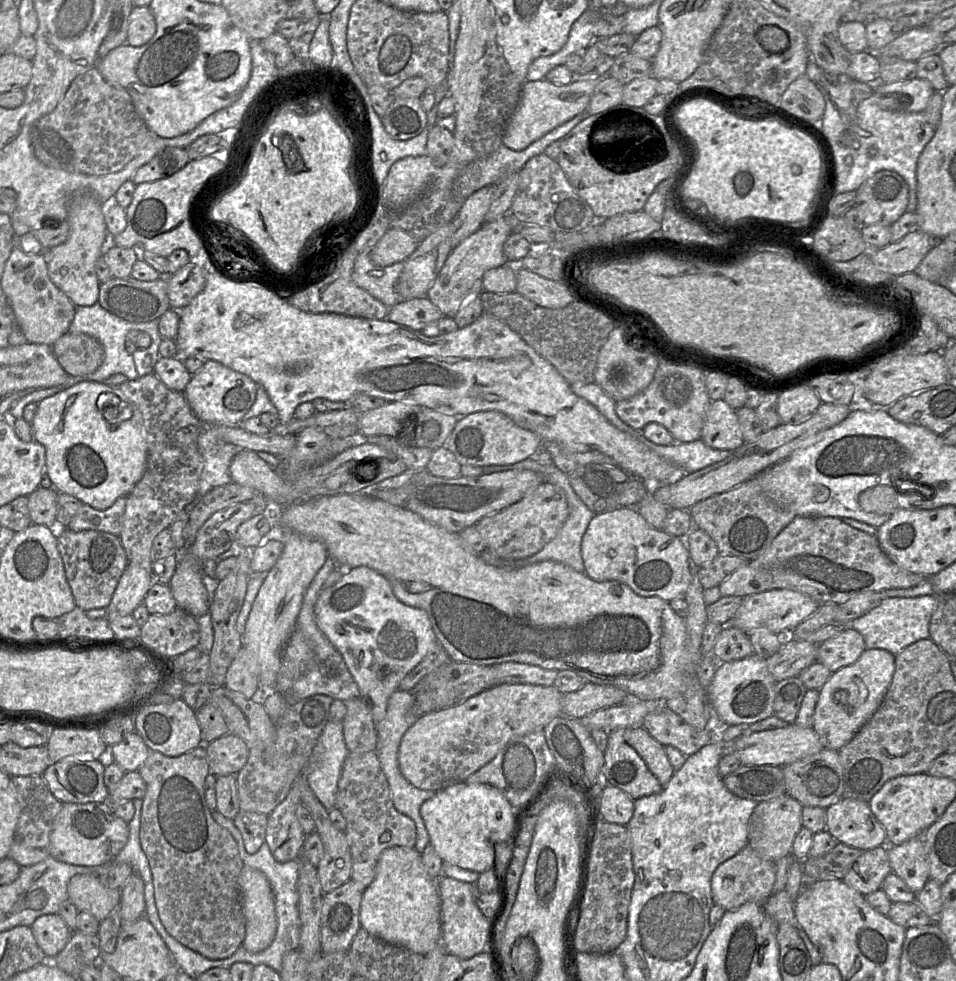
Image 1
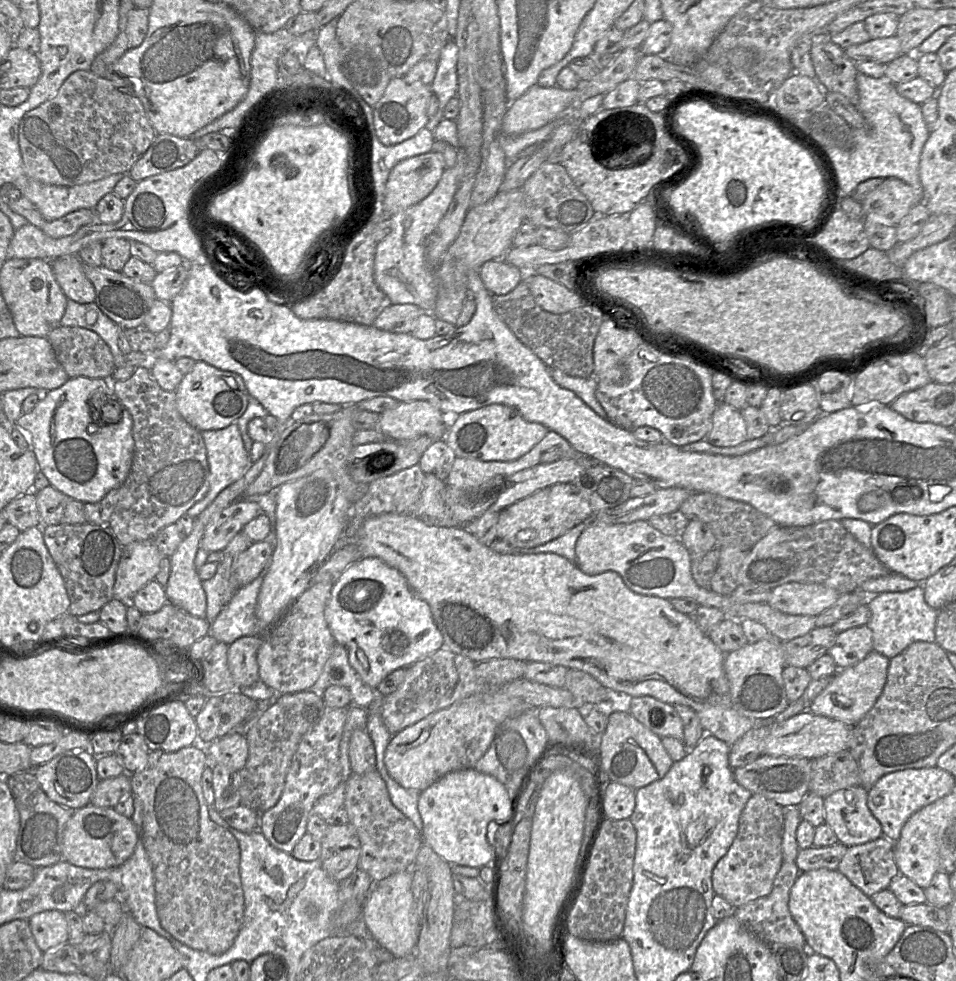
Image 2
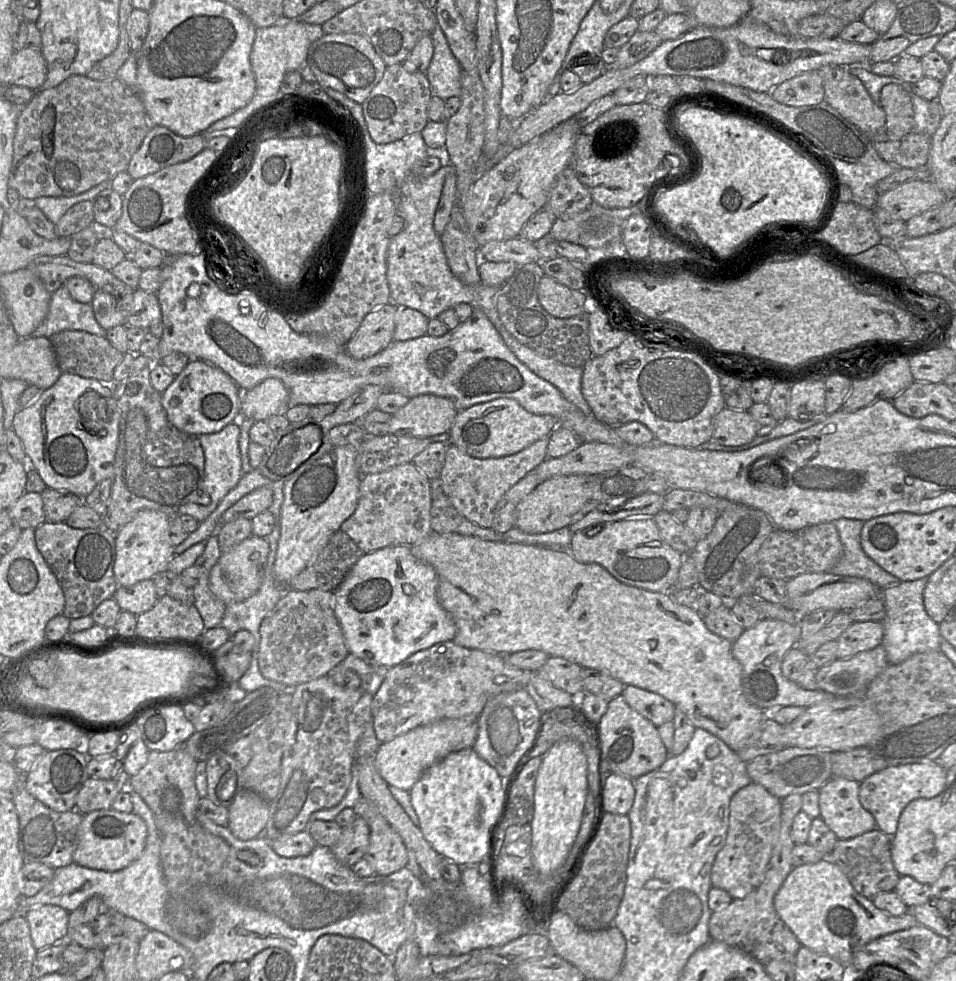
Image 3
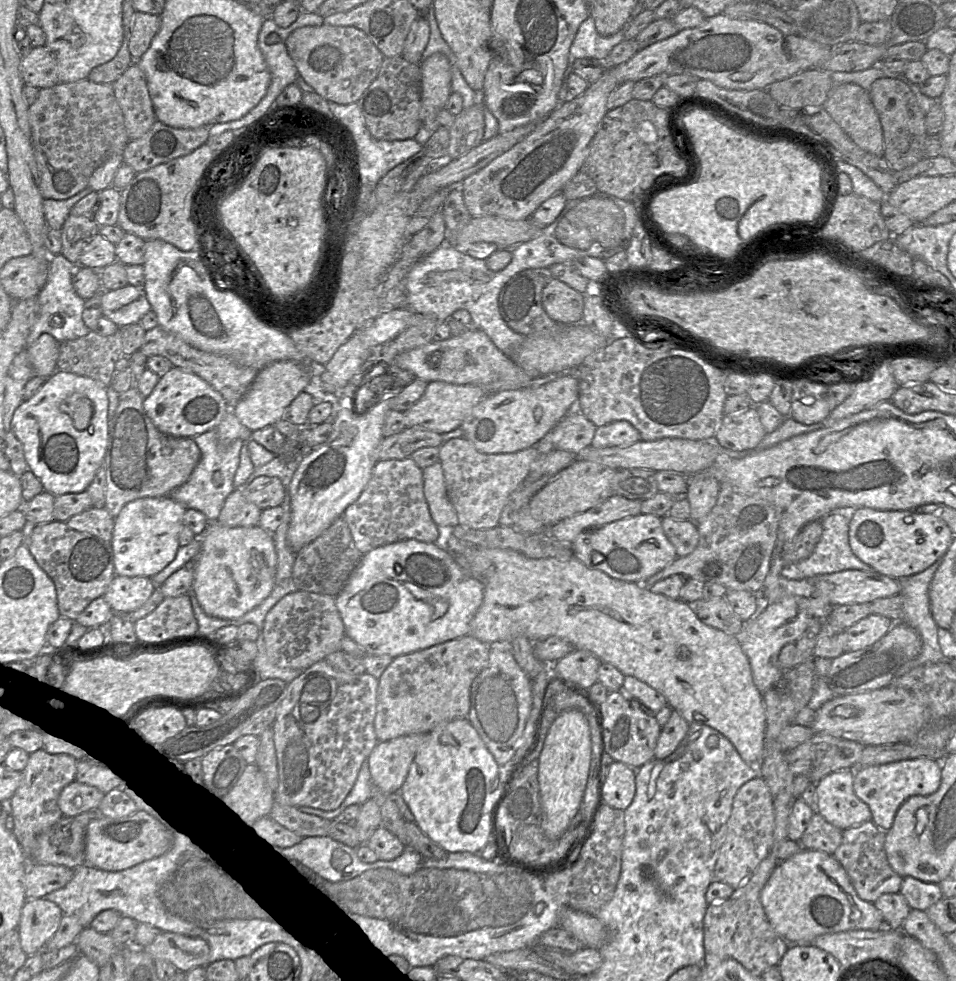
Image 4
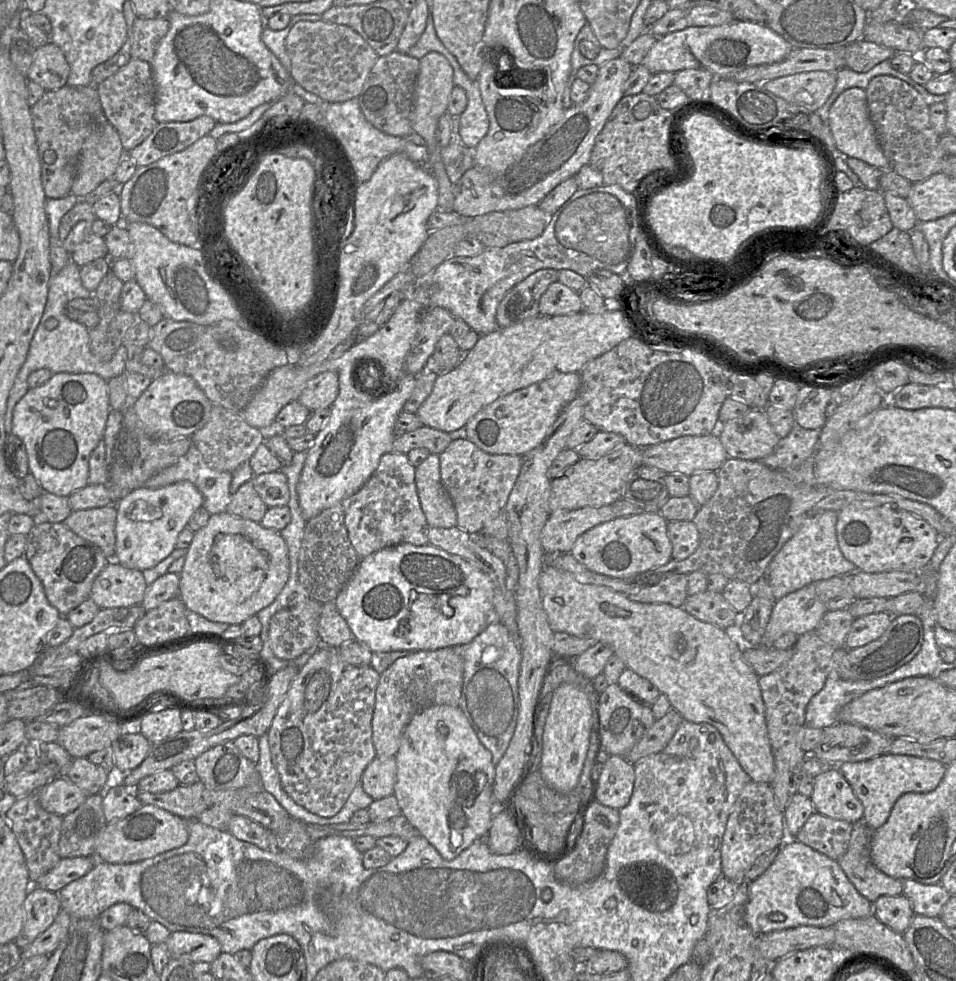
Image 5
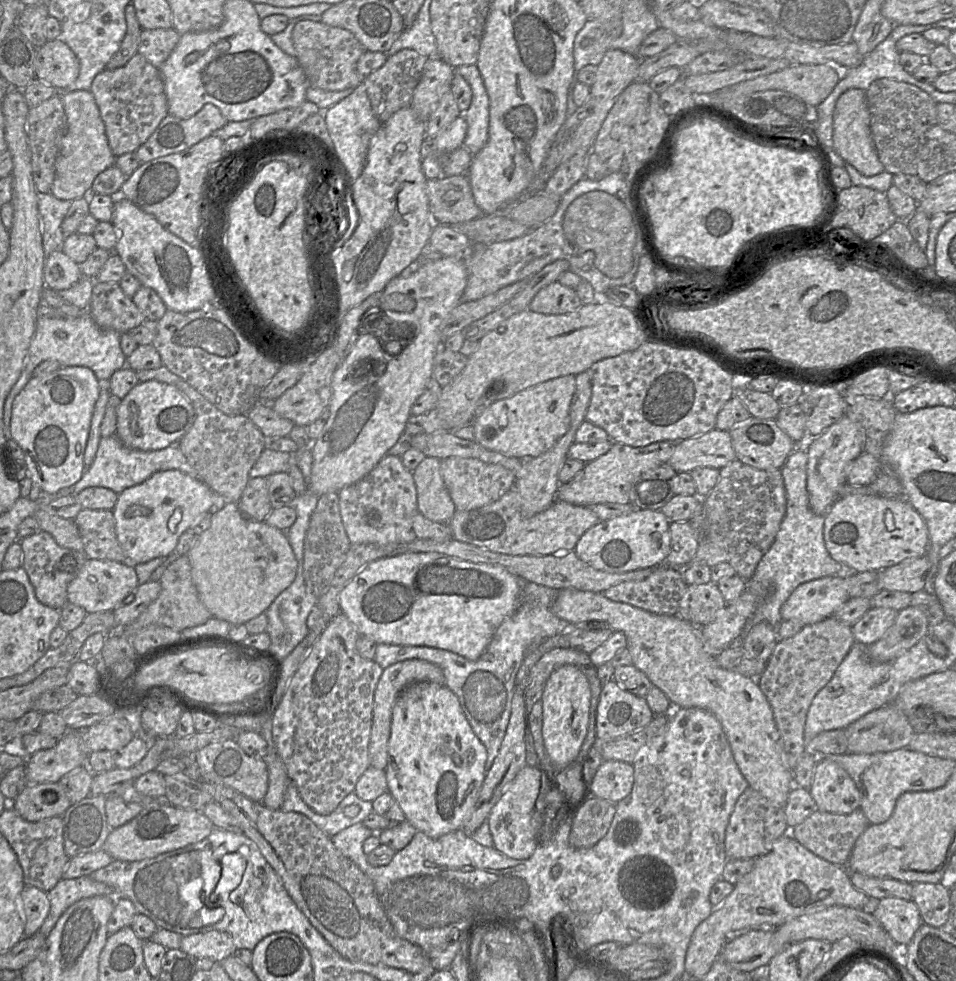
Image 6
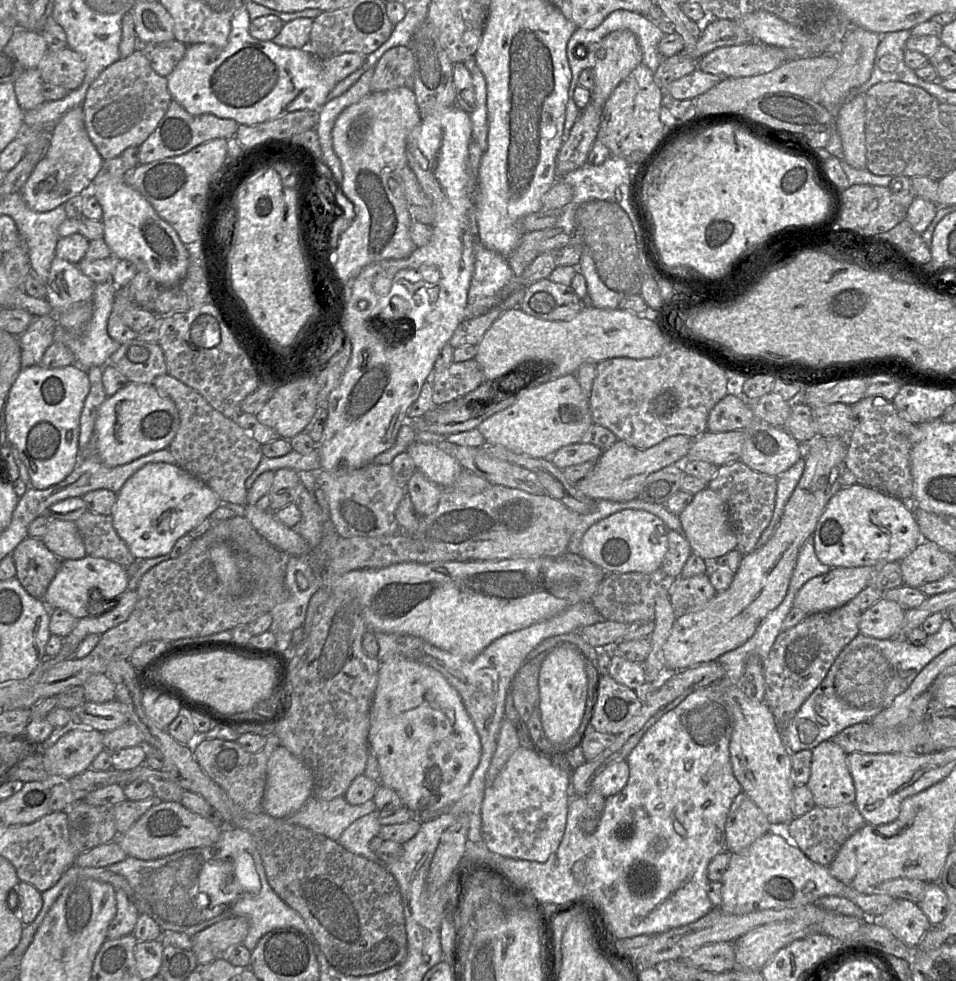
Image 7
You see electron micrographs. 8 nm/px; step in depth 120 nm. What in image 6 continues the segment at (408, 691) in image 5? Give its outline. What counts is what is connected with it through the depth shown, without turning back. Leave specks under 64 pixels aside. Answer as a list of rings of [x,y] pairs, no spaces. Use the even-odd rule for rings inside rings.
[[[418,659],[401,661],[384,669],[374,693],[372,727],[368,746],[371,767],[382,770],[385,769],[388,759],[388,741],[391,732],[392,711],[394,705],[405,688],[419,682],[432,682],[439,685],[445,685],[445,677],[439,666]]]

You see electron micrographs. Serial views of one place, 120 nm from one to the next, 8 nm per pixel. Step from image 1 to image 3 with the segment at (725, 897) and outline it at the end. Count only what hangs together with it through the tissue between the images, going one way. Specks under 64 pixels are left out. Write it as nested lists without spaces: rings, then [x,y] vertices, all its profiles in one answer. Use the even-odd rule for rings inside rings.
[[[750,783],[732,796],[729,810],[726,841],[713,862],[711,885],[725,890],[732,899],[741,899],[755,890],[764,880],[772,850],[779,837],[781,800],[763,786]]]

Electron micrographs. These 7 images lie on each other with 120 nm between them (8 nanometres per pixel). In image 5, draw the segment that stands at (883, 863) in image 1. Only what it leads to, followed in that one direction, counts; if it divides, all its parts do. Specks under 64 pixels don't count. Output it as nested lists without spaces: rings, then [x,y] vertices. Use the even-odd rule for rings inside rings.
[[[863,822],[853,823],[848,848],[837,860],[855,889],[870,902],[880,896],[899,896],[903,893],[902,880],[880,871],[870,855],[872,830]]]

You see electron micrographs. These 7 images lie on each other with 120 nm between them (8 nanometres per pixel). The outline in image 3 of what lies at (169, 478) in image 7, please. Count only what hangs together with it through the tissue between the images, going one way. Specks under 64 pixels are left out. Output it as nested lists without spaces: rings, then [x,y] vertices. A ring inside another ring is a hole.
[[[141,510],[117,533],[115,533],[116,559],[114,576],[118,586],[128,587],[146,579],[152,579],[158,572],[167,570],[174,556],[174,547],[169,539],[171,517],[157,510]]]

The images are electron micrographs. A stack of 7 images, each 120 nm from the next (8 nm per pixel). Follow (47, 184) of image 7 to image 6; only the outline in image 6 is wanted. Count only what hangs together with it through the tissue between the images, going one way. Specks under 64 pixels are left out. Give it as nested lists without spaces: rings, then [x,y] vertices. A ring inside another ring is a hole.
[[[90,90],[61,92],[68,129],[64,135],[58,156],[55,160],[55,177],[50,193],[61,200],[88,198],[96,176],[115,164],[105,132],[99,108]]]

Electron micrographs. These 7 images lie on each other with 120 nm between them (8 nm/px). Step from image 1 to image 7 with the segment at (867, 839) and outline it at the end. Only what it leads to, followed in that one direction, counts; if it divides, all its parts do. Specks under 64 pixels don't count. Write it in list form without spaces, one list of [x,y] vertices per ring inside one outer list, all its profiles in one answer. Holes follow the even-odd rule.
[[[831,739],[821,742],[812,750],[810,777],[806,785],[815,805],[836,807],[854,802],[855,788],[847,756]]]

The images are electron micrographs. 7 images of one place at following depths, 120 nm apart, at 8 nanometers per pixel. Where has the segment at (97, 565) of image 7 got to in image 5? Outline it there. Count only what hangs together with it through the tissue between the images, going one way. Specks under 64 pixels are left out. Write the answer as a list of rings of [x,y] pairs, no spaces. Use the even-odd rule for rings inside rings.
[[[110,560],[93,582],[90,596],[100,609],[141,604],[147,583],[143,573]]]

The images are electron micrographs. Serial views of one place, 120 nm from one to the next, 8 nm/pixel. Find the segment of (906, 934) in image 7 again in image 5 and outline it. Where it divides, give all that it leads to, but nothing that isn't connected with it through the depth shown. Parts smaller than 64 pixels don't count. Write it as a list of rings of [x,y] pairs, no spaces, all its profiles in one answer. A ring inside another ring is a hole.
[[[903,894],[880,896],[873,904],[873,914],[884,925],[900,934],[908,929],[915,915],[910,901]]]

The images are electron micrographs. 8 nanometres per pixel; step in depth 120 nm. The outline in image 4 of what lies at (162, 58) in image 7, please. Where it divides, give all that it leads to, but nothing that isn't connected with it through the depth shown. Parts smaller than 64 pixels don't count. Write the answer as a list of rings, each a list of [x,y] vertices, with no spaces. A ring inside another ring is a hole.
[[[135,12],[132,34],[129,41],[129,52],[133,60],[140,59],[150,47],[151,41],[161,26],[160,15]]]

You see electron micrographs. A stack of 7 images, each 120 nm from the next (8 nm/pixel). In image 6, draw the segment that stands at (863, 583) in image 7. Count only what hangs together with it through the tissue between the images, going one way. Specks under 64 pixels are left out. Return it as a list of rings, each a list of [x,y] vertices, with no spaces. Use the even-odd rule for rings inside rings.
[[[833,575],[799,585],[781,607],[782,620],[794,620],[805,625],[833,616],[850,599],[846,577]]]

